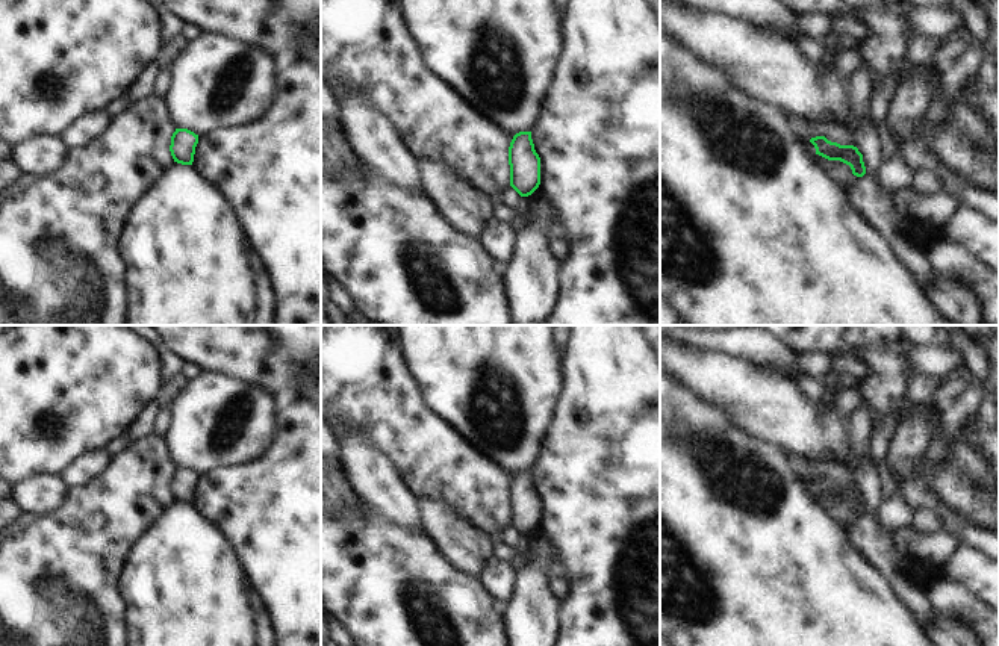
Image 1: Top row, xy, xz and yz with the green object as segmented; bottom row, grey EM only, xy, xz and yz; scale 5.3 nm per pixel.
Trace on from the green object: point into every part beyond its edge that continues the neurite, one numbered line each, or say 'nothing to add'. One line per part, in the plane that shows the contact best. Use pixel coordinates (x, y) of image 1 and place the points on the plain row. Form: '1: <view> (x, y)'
nothing to add

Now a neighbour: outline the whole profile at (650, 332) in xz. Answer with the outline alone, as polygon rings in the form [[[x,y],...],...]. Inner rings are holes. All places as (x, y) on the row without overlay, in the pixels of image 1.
[[[640,325],[640,328],[649,342],[660,366],[660,325]]]

